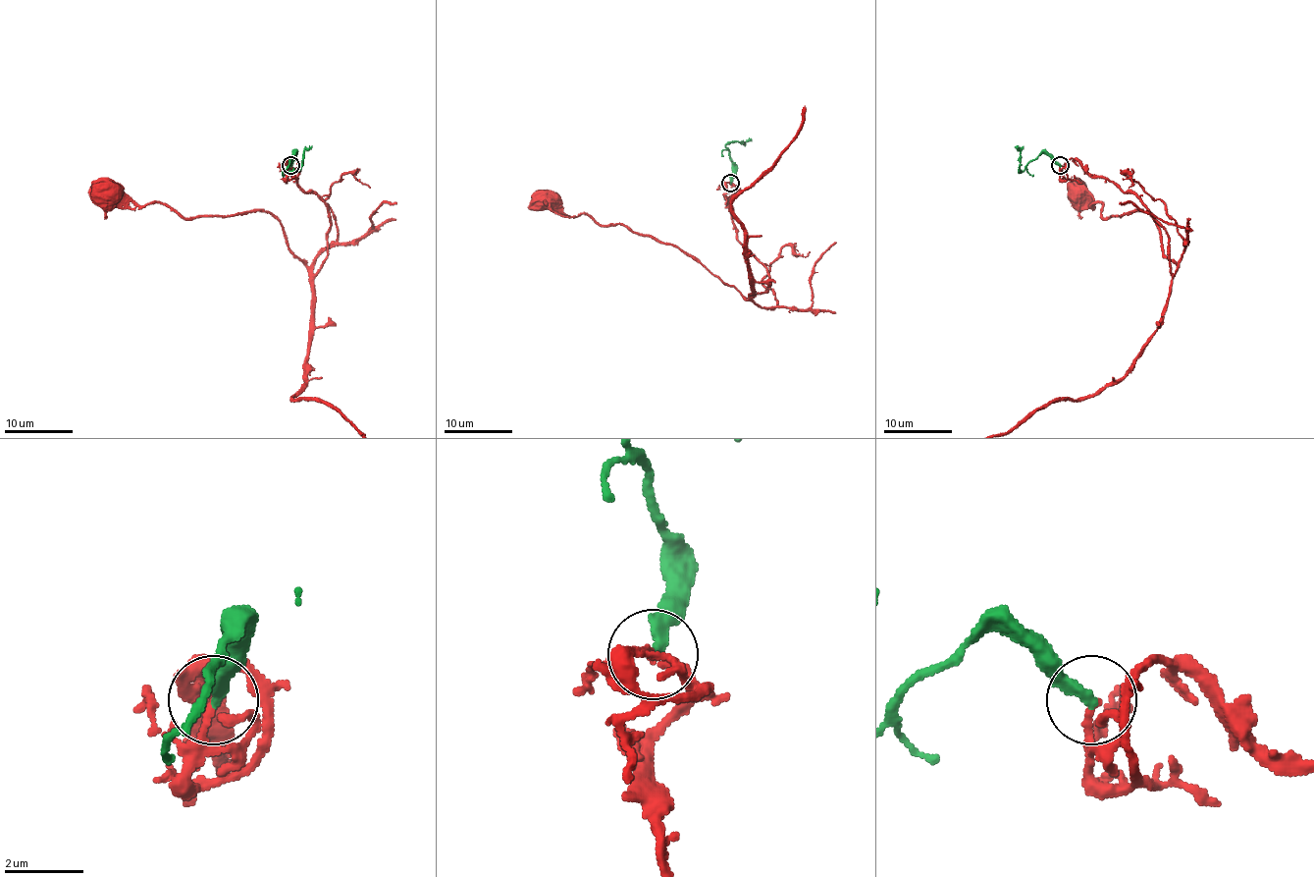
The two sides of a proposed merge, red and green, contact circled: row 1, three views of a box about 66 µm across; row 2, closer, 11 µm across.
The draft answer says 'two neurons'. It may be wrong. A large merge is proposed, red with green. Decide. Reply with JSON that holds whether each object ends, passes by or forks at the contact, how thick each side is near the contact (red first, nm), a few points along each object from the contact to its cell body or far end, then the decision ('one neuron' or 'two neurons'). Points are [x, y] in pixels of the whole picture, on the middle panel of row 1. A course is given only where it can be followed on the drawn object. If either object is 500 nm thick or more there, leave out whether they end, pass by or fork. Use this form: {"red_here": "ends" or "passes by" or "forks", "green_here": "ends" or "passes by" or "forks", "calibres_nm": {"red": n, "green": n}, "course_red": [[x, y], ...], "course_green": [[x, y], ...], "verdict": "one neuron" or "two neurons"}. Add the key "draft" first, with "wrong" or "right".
{"draft": "right", "red_here": "ends", "green_here": "ends", "calibres_nm": {"red": 160, "green": 320}, "course_red": [[730, 184], [735, 237], [764, 266], [769, 287], [746, 299], [670, 244], [583, 213], [559, 215], [544, 199]], "course_green": [[730, 183], [732, 163], [727, 144], [751, 139]], "verdict": "two neurons"}

